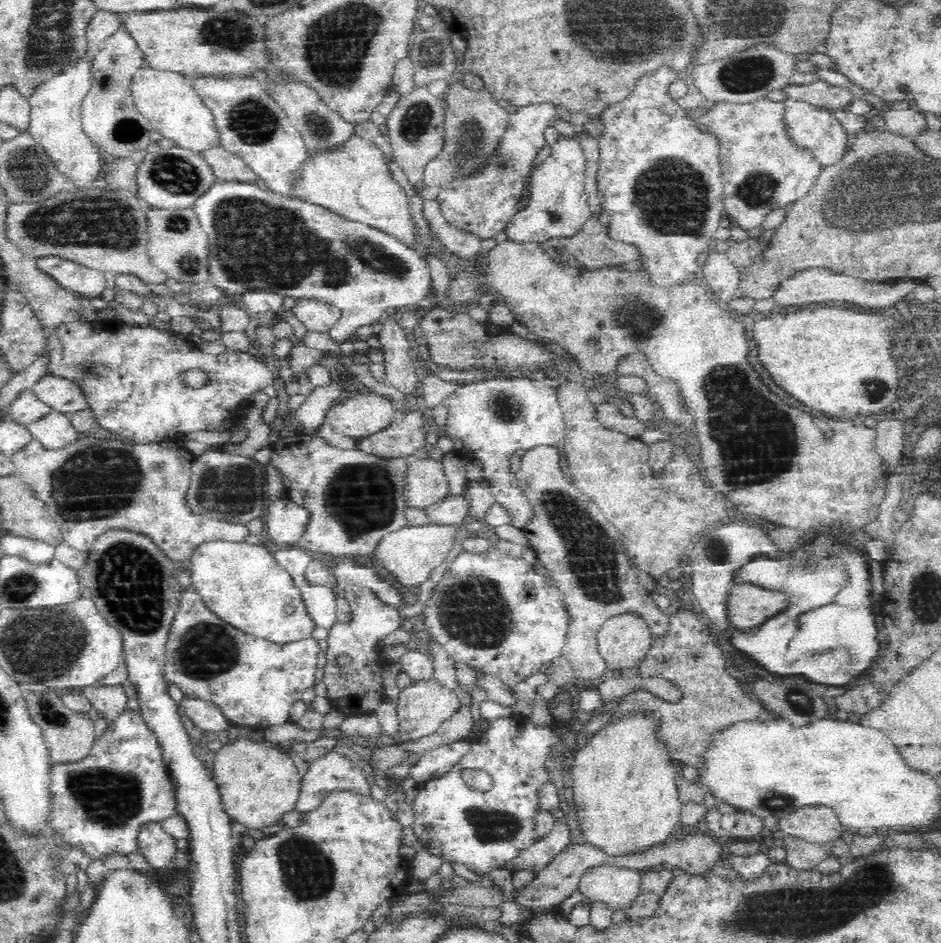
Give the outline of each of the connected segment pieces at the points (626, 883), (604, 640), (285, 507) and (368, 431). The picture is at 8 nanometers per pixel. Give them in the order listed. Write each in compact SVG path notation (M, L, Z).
M598 864L580 877L579 892L592 900L608 903L612 910L626 910L639 893L640 871Z
M622 614L608 620L598 634L597 647L606 668L624 670L638 667L654 642L641 616Z
M285 496L274 501L264 517L268 538L278 546L292 546L298 543L310 522L310 509L288 500Z
M371 392L345 396L325 414L337 433L359 439L380 432L397 418L396 407L386 394Z

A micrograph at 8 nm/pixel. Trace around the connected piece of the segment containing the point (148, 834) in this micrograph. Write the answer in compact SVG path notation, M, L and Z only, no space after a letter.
M162 821L144 824L138 835L138 852L148 860L151 872L170 866L176 854L176 837L162 826Z

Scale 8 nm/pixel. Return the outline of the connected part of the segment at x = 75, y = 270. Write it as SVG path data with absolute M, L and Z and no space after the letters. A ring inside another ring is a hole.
M59 256L42 257L36 261L37 267L56 279L62 287L91 299L101 297L109 283L110 276L104 272L64 260Z

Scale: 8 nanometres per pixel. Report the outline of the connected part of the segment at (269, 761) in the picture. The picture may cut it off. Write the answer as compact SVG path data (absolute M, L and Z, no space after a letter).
M234 736L214 752L212 777L216 781L224 810L232 822L249 828L266 828L277 824L298 803L302 776L292 758L263 739Z

